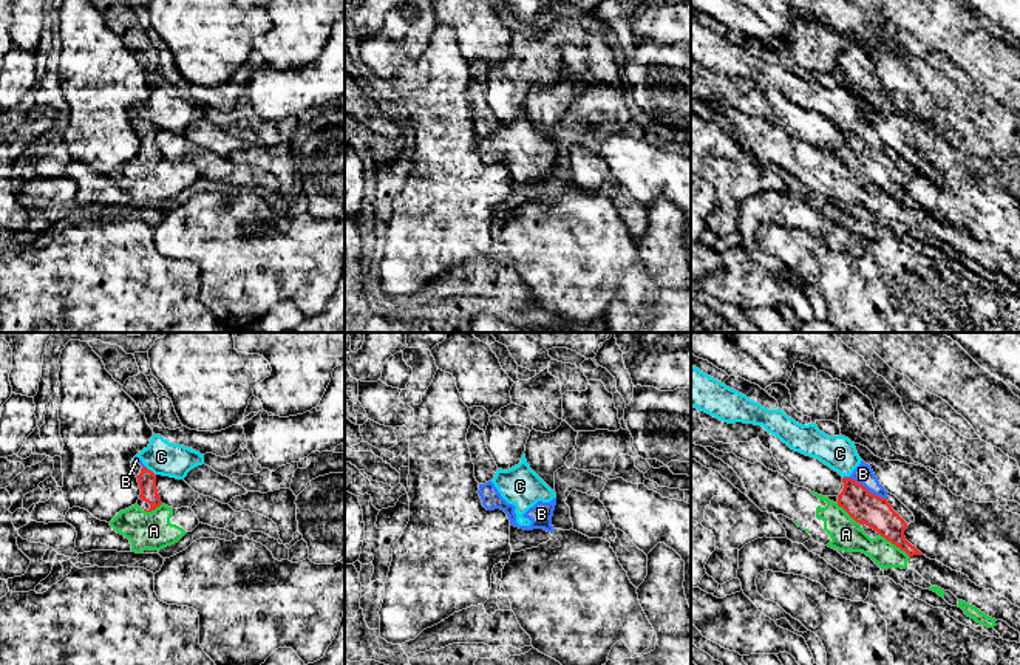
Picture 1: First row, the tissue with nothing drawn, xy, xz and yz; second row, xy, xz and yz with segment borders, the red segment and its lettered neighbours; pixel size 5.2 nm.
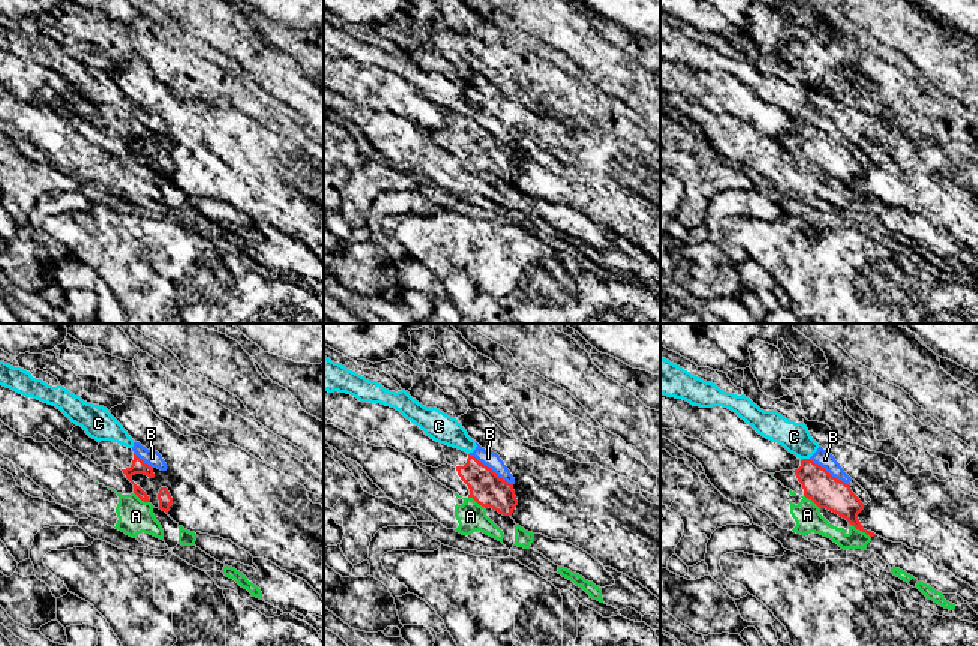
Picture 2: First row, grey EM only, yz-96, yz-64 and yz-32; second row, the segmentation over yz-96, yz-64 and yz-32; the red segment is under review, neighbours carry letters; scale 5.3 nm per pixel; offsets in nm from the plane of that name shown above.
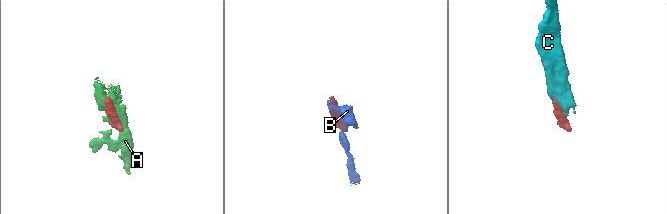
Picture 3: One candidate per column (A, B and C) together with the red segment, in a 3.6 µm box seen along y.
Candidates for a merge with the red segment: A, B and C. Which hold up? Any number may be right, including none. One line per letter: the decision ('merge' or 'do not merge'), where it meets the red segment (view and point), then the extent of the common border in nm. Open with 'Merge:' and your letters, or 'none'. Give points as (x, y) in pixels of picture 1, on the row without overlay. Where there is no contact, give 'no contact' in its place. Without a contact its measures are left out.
Merge: none
A: do not merge; meets red in yz at (895, 198); contact 200 nm long
B: do not merge; meets red in yz at (864, 141); contact 260 nm long
C: do not merge; meets red in xy at (150, 124); contact 80 nm long

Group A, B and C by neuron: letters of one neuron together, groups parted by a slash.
A / B C

